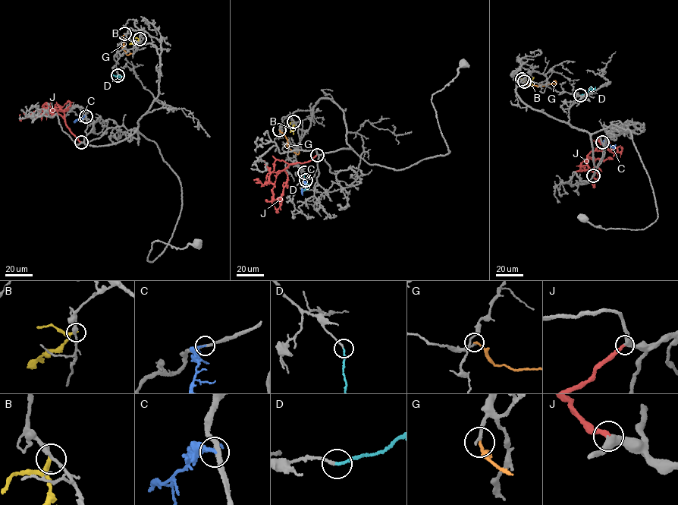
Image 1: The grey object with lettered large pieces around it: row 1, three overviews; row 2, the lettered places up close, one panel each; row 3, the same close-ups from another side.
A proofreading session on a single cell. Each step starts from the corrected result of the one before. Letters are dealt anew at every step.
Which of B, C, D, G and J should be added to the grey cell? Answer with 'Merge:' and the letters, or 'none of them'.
Merge: D, J

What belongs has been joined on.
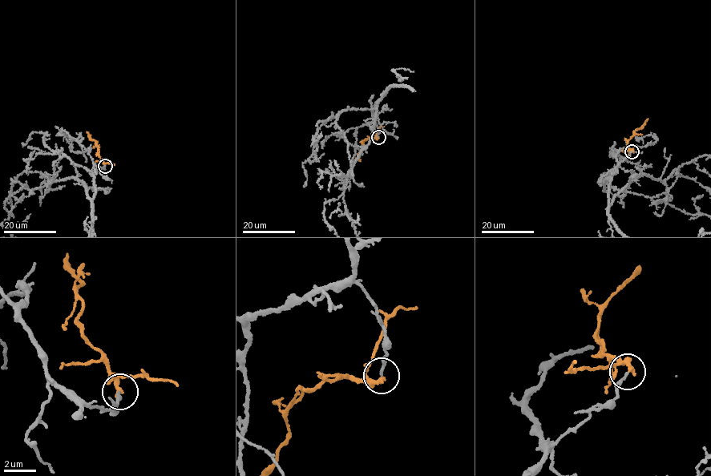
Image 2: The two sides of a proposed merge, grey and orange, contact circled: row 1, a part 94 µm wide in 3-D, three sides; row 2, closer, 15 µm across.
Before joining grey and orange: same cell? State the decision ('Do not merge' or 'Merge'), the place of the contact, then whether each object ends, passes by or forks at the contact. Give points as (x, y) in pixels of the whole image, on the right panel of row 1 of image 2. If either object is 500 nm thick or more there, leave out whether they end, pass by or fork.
Merge. Place: (632, 151). At the ring grey ends. At the ring orange ends

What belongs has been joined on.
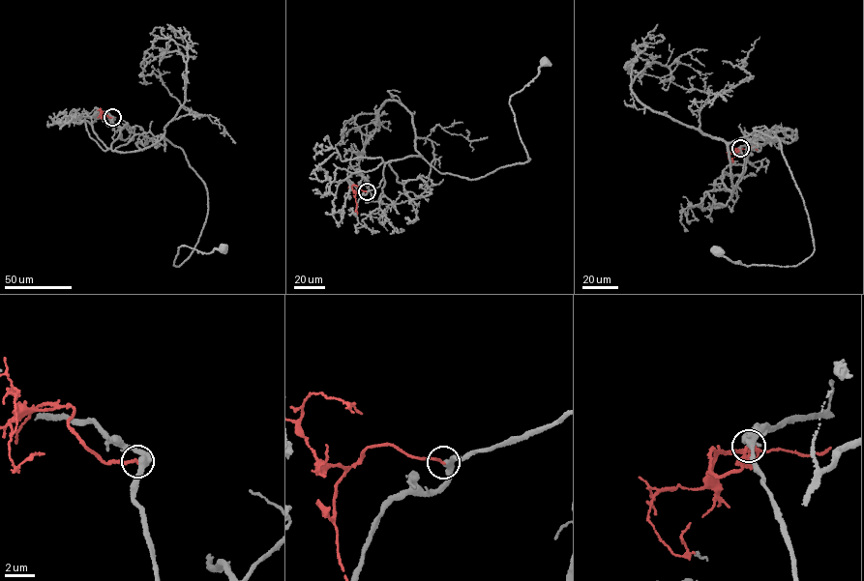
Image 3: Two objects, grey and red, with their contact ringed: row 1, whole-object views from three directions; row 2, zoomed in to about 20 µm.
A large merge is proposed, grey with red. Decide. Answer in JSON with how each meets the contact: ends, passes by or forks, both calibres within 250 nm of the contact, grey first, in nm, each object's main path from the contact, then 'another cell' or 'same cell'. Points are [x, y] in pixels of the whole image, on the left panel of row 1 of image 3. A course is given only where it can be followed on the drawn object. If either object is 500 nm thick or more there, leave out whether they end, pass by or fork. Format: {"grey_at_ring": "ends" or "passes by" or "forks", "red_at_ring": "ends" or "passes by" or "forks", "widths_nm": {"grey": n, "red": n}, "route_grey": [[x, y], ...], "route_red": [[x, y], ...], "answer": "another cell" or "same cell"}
{"grey_at_ring": "passes by", "red_at_ring": "ends", "widths_nm": {"grey": 380, "red": 180}, "route_grey": [[112, 117], [111, 150], [165, 138], [204, 185], [198, 242], [173, 265], [181, 246], [224, 248]], "route_red": [[112, 117], [104, 112], [100, 115]], "answer": "another cell"}

